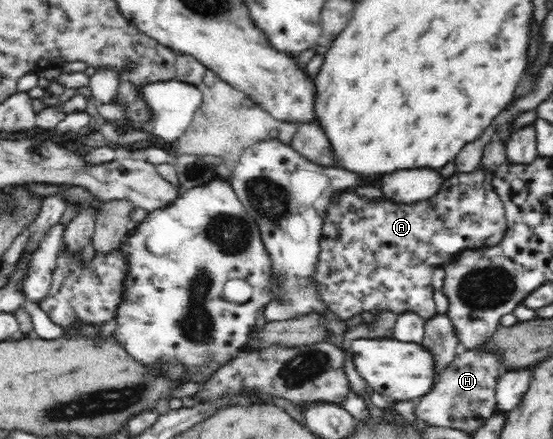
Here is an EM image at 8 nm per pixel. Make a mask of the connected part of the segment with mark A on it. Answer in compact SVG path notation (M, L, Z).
M477 167L471 173L455 172L444 178L439 191L423 202L397 204L391 199L369 200L346 188L332 200L322 232L319 266L314 278L330 310L342 320L361 312L413 311L424 318L437 315L433 300L432 275L435 268L445 267L464 250L498 246L508 231L503 203L492 186L492 175Z

